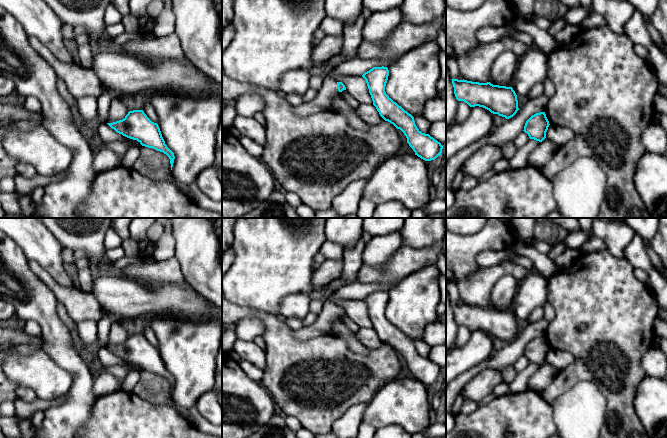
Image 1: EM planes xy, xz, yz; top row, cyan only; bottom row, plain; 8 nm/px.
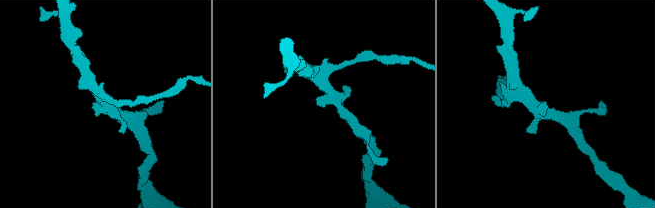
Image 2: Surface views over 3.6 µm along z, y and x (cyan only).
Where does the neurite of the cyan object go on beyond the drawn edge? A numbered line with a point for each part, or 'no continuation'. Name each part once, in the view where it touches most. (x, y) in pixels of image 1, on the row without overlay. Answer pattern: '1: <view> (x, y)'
1: xz (323, 325)

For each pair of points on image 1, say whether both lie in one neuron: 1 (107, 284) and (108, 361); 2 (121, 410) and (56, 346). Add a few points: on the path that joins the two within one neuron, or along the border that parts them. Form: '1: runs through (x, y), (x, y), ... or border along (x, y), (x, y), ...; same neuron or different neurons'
1: border along (101, 346), (106, 347); different neurons
2: border along (97, 397), (88, 419); different neurons

